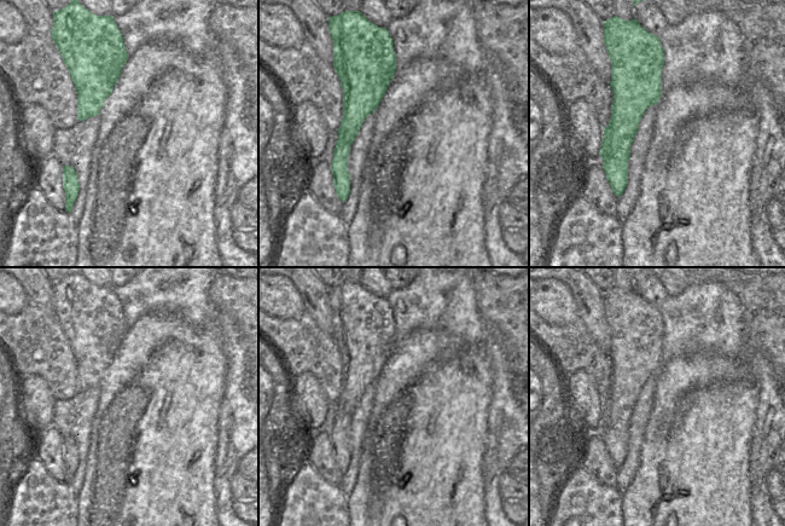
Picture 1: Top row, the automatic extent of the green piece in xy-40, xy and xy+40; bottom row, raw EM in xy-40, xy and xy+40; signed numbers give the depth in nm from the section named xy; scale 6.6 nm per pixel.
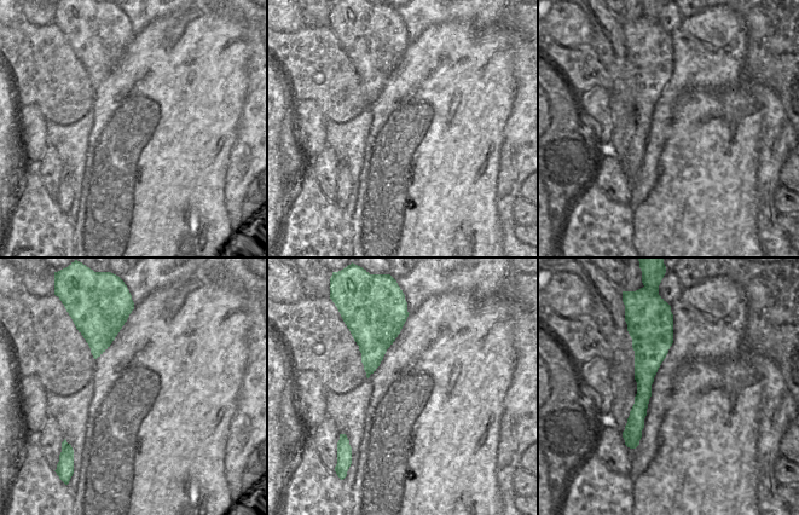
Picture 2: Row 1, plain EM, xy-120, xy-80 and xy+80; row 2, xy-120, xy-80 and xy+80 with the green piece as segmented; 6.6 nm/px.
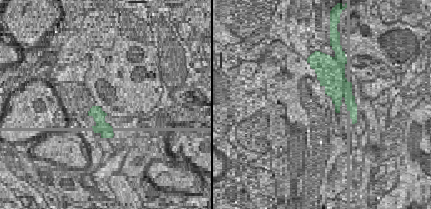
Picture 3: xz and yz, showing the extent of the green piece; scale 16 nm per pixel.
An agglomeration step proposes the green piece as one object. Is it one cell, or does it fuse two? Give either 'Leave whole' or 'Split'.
Split.

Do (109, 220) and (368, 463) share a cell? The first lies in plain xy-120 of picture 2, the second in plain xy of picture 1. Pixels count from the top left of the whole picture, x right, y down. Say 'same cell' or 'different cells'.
same cell

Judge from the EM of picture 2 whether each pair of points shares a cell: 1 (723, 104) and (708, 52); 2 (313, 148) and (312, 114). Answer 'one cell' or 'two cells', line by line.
1: two cells
2: one cell

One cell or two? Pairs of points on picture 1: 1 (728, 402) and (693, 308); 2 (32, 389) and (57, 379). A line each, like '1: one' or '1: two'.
1: two
2: two

